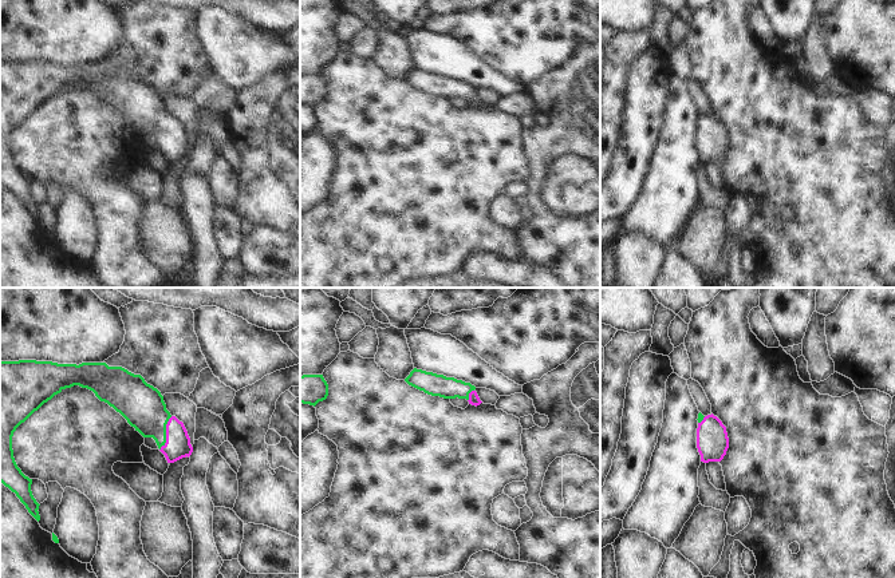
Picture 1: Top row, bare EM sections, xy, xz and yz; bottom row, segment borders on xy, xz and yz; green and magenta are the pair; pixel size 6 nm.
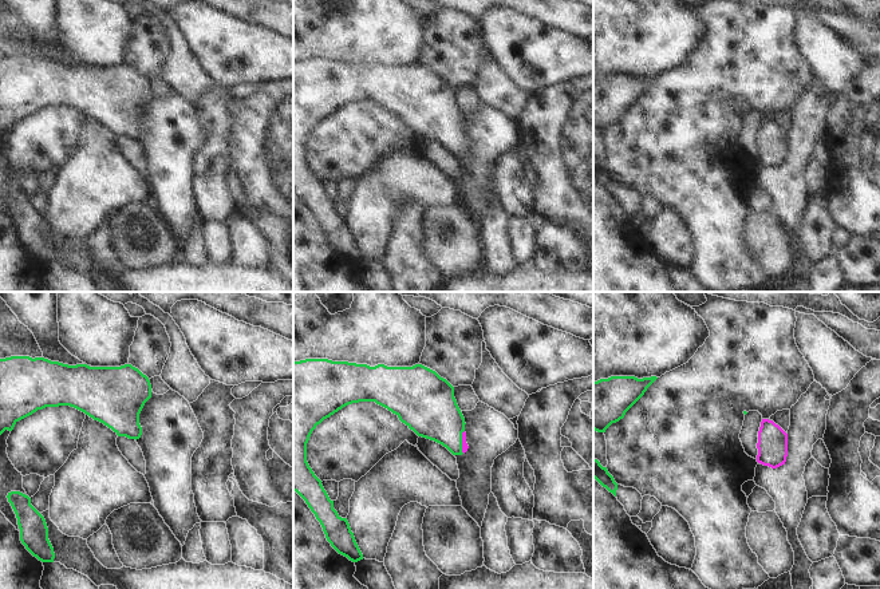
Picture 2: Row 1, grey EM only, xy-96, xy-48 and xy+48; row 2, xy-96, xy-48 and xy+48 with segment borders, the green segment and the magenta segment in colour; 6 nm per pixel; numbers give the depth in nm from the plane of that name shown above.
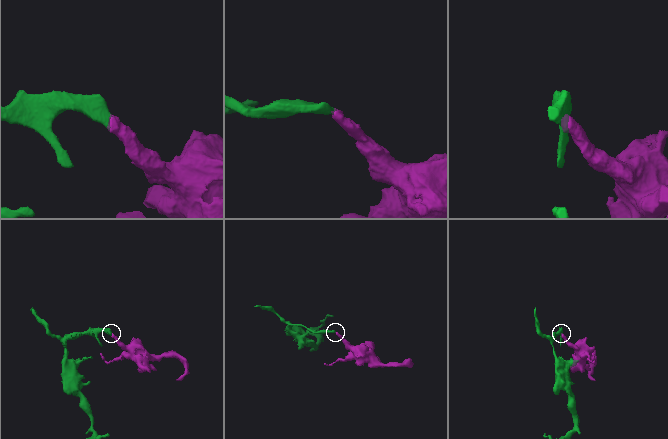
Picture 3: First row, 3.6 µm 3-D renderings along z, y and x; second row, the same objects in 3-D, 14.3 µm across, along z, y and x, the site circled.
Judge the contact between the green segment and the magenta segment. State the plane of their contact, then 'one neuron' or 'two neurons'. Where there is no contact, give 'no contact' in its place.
contact in xy; one neuron

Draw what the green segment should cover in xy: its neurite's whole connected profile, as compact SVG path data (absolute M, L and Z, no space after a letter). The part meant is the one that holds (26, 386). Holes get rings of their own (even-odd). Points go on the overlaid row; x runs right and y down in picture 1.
M0 361L0 482L38 522L40 504L31 491L32 479L15 462L12 436L44 403L74 385L92 391L143 438L153 438L167 463L193 452L184 423L170 415L161 392L141 375L106 363Z

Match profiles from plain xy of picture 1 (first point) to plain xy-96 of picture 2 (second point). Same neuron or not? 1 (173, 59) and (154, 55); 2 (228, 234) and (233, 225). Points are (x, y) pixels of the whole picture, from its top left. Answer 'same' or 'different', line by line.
1: same
2: different

